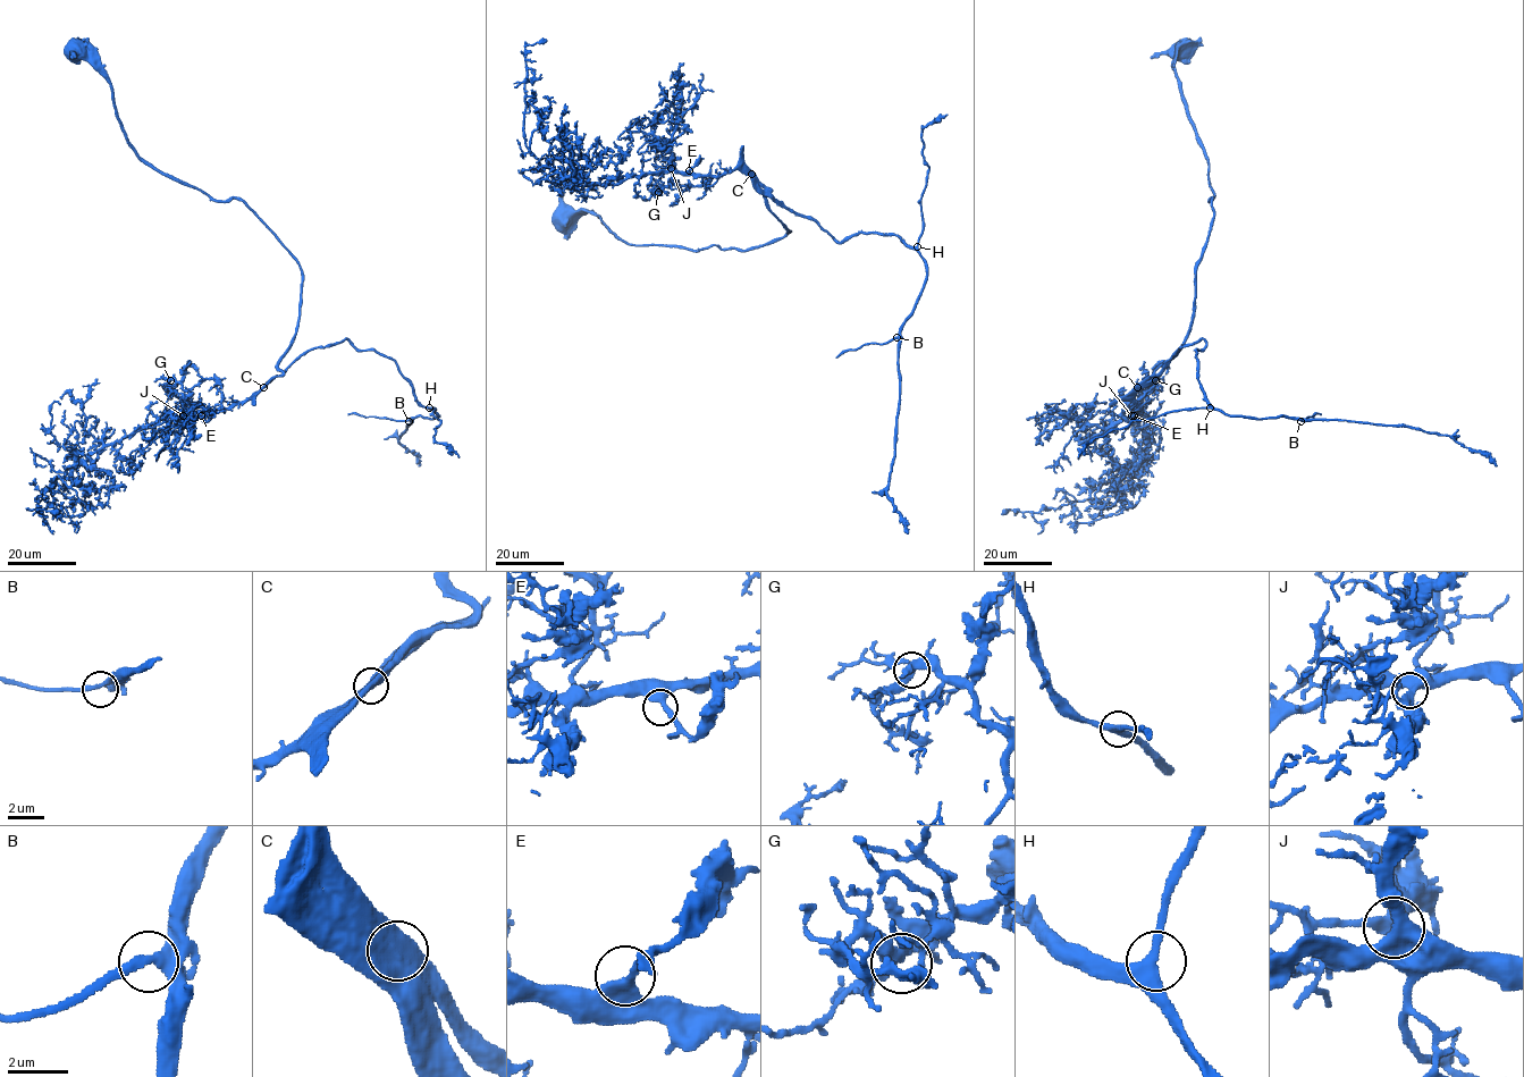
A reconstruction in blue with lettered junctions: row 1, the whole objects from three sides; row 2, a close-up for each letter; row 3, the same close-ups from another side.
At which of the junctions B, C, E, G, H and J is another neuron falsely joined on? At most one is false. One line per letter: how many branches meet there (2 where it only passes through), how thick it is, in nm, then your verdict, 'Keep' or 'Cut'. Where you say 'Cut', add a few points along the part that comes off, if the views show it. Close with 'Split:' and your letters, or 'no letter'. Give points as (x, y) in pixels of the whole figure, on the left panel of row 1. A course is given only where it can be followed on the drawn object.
B: Branches: 2. Thickness 320 nm. Keep
C: Branches: 1. Thickness 900 nm. Keep
E: Branches: 2. Thickness 360 nm. Keep
G: Branches: 3. Thickness 320 nm. Keep
H: Branches: 3. Thickness 320 nm. Keep
J: Branches: 2. Thickness 500 nm. Keep
Split: no letter

